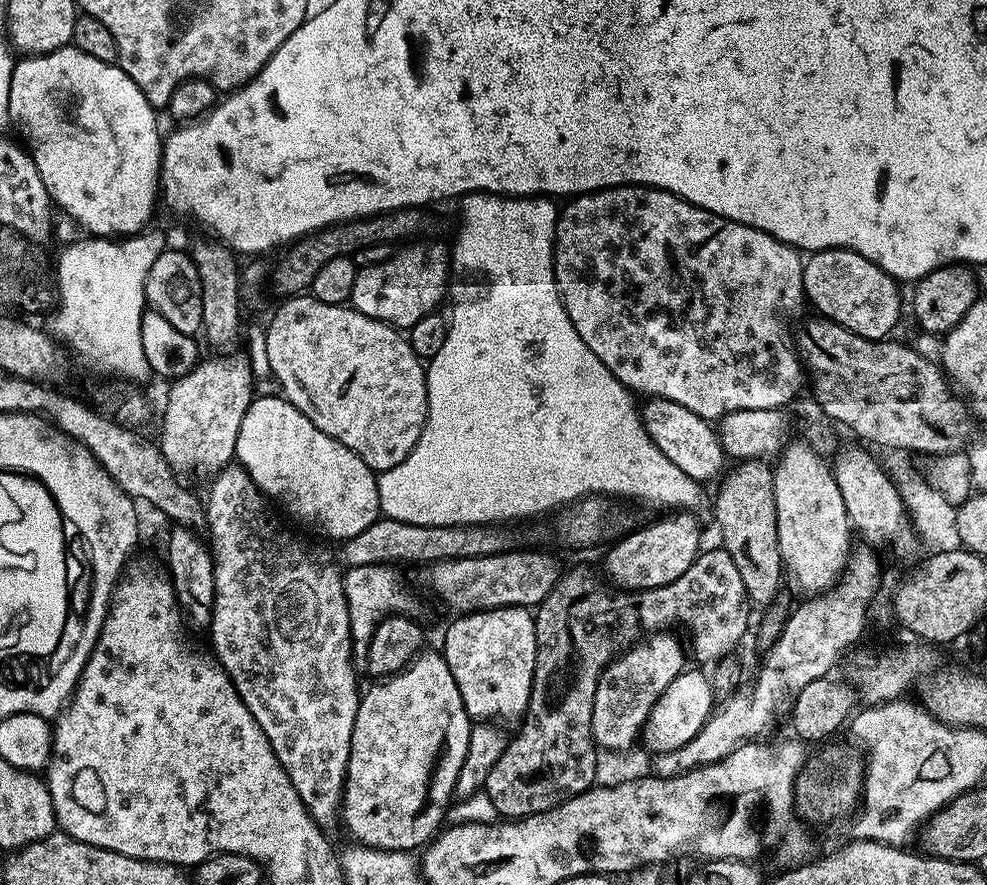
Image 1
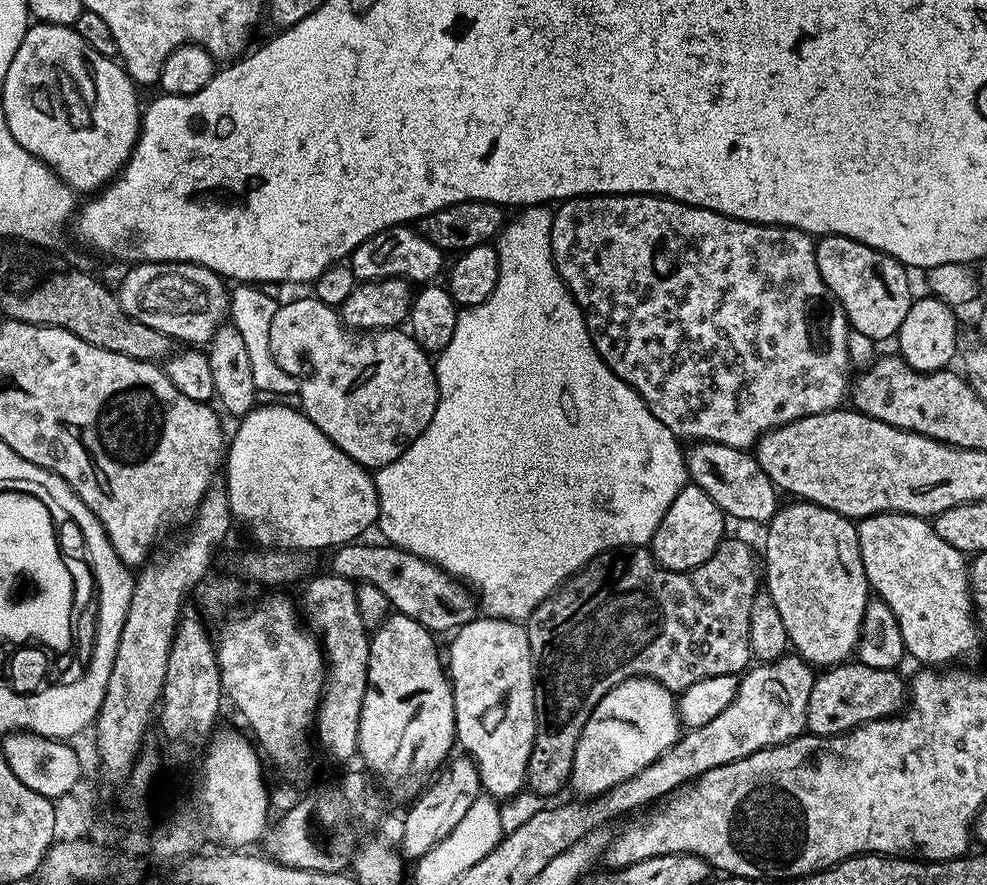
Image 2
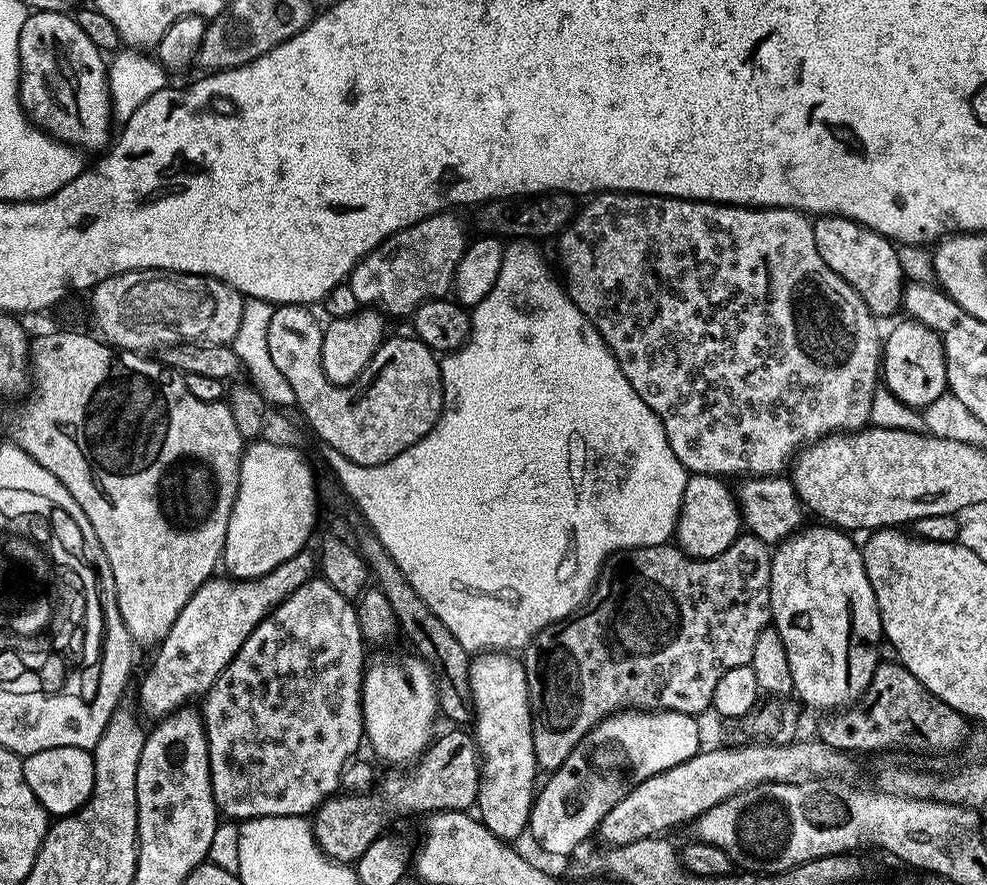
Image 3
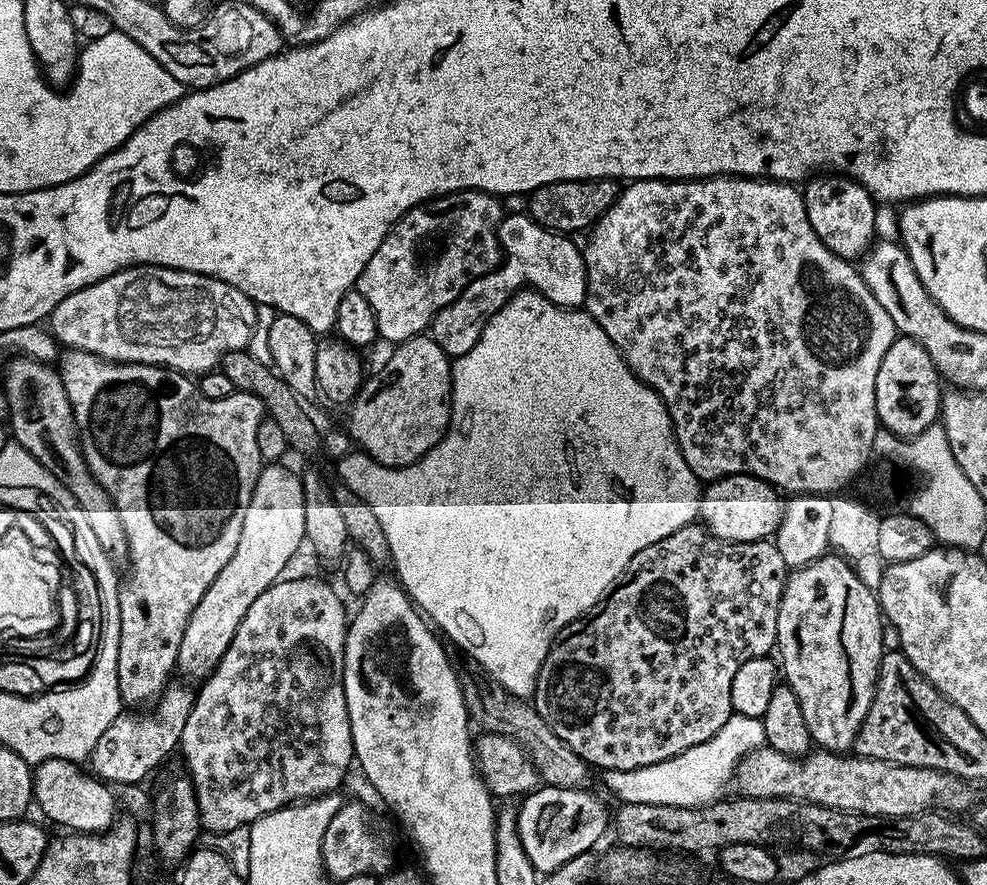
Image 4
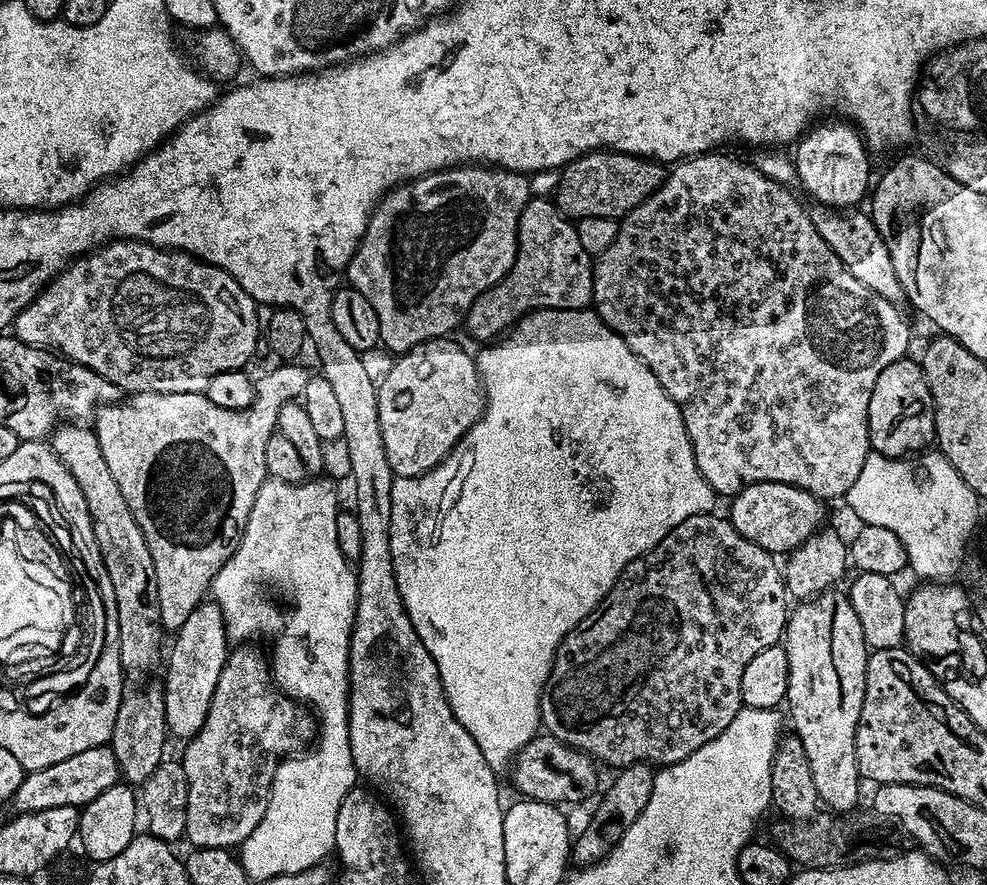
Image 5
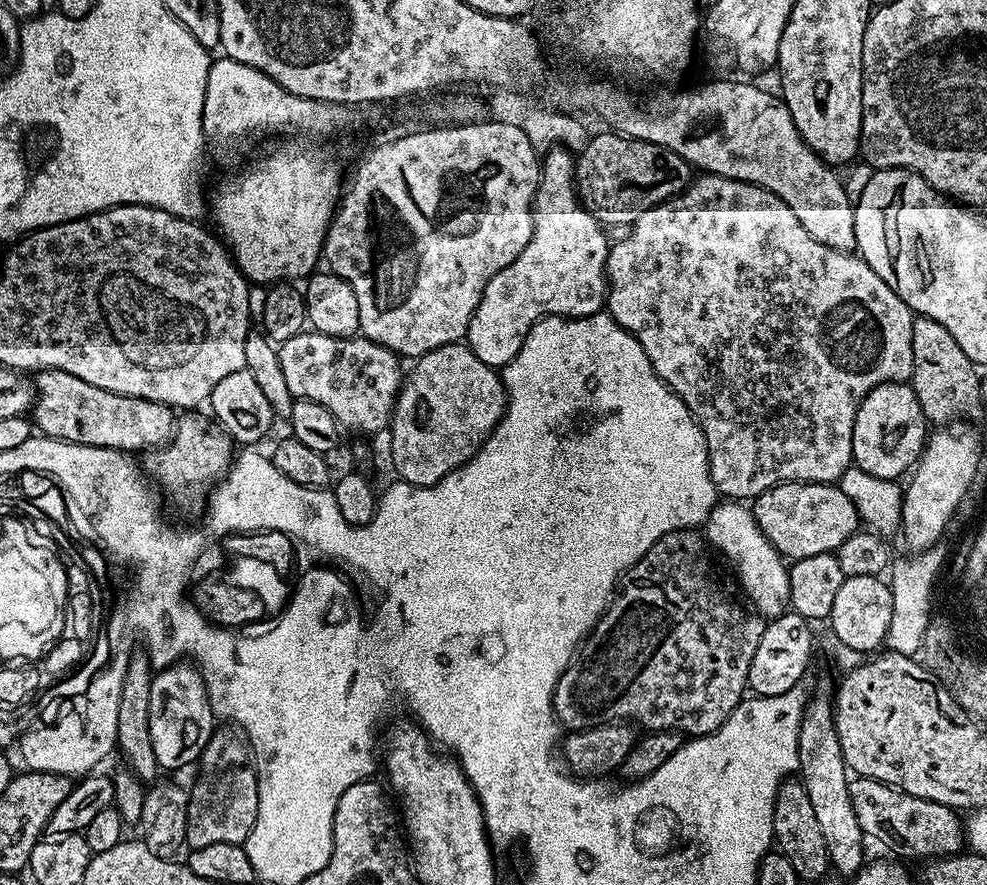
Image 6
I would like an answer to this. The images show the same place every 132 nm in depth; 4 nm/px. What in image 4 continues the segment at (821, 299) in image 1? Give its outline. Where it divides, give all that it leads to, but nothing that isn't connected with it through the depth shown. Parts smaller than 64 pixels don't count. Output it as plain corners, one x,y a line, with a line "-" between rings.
816,174
803,185
804,205
814,226
814,234
843,260
856,262
867,253
877,239
875,212
877,201
857,180
844,174

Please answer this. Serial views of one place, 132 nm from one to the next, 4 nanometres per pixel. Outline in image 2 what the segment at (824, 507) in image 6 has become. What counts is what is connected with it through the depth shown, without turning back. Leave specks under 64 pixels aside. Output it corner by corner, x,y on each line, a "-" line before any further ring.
689,482
680,490
678,498
674,498
670,510
666,510
658,530
652,536
652,557
666,570
694,570
702,566
702,562
709,560
718,550
720,543
726,539
724,523
724,511
716,505
714,498
710,498
710,494
706,494
706,490
702,490
697,484

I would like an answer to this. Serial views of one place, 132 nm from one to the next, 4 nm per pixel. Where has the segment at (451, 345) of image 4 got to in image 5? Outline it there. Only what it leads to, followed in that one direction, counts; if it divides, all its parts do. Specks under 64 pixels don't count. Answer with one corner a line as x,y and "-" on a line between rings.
529,199
528,205
520,215
520,235
516,242
516,261
510,271
499,282
488,288
470,306
464,316
463,331
468,331
480,342
492,342
503,337
522,316
535,312
538,308
583,308
592,304
593,257
588,257
580,236
576,233
577,225
557,210
551,199

